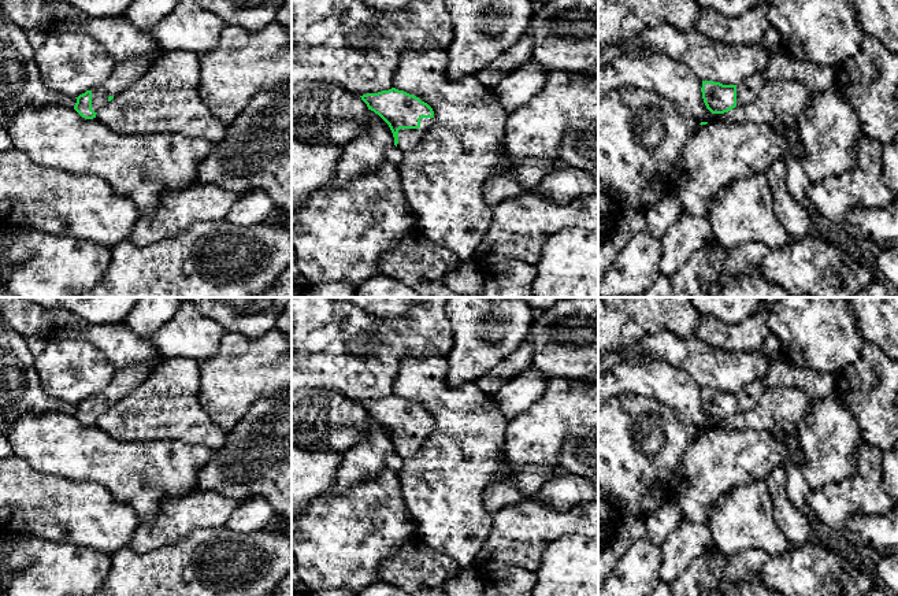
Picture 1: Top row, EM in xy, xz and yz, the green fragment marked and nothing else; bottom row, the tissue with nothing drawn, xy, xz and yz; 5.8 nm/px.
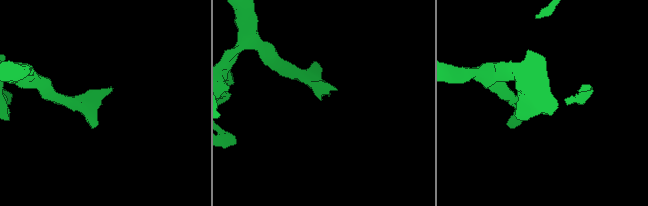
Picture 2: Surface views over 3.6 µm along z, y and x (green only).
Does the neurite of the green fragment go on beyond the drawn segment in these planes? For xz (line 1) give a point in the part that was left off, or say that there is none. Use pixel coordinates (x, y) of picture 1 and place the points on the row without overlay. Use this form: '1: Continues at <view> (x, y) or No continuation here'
1: Continues at xz (408, 445)

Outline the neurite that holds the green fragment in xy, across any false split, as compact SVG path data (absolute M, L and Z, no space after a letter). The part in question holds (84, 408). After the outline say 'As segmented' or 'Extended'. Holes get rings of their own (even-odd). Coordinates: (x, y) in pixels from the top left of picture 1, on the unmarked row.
M129 366L116 370L111 384L104 390L75 404L74 417L85 426L96 425L101 414L138 388L152 370L152 366Z. Extended

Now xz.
M396 395L360 404L368 417L389 432L394 452L402 460L413 458L435 427L434 418L427 410Z. Extended

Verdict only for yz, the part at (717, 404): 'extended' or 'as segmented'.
extended

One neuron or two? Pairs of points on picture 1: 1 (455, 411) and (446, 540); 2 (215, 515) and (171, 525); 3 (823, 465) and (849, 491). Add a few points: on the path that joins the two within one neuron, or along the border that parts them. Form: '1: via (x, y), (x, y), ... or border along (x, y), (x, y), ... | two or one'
1: via (455, 443), (455, 465), (446, 478), (446, 508) | one
2: via (204, 515), (182, 515) | one
3: border along (854, 454), (854, 472), (852, 474), (811, 492) | two

